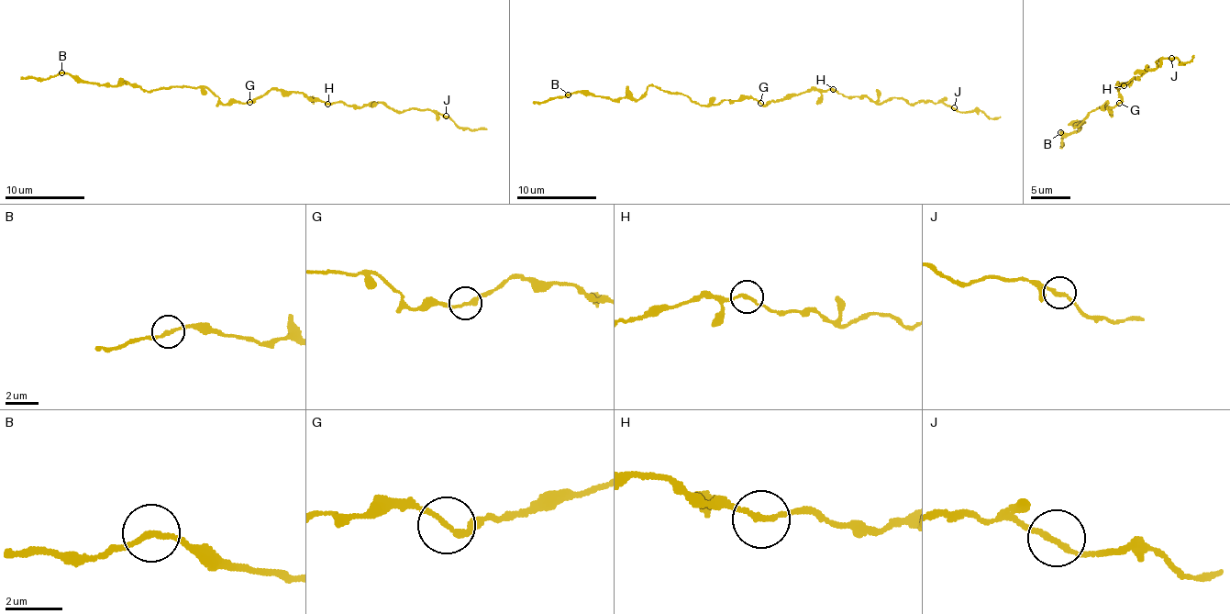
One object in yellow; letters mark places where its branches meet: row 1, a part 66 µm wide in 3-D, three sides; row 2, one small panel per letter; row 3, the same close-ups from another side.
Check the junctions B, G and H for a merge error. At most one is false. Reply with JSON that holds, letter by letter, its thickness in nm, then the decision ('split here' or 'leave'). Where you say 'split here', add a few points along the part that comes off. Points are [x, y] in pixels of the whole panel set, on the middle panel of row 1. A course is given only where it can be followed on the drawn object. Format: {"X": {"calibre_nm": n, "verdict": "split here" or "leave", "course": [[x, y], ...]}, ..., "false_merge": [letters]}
{"B": {"calibre_nm": 190, "verdict": "leave"}, "G": {"calibre_nm": 190, "verdict": "leave"}, "H": {"calibre_nm": 180, "verdict": "leave"}, "false_merge": []}

